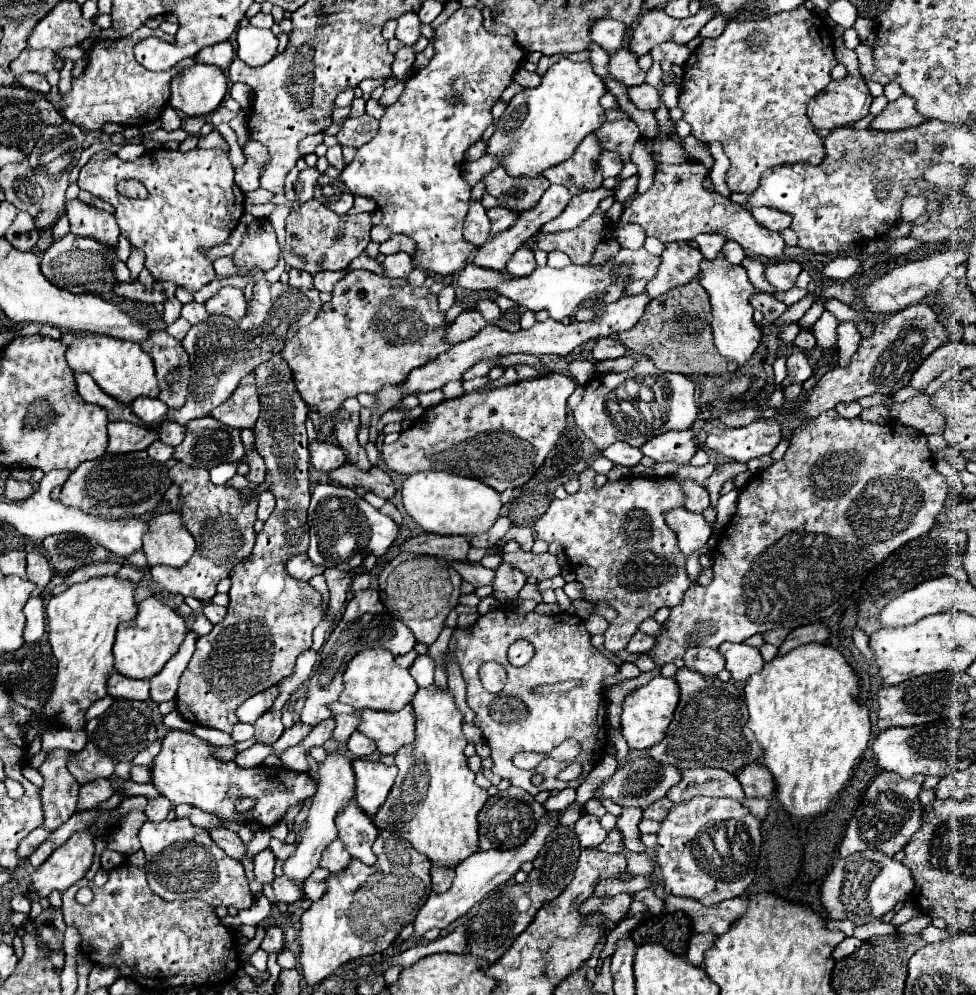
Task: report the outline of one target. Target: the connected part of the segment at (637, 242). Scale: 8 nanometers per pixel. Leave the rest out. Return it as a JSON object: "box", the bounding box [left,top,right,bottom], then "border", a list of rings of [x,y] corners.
{"box":[614,222,644,248],"border":[[[616,222],[616,236],[614,236],[620,246],[624,248],[642,248],[644,244],[644,230],[636,224],[622,224],[622,222]]]}

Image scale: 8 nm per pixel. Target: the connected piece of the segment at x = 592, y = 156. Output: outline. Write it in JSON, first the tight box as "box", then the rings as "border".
{"box":[544,134,602,196],"border":[[[588,134],[570,156],[544,172],[550,184],[564,184],[576,196],[584,190],[594,190],[600,186],[602,176],[596,170],[596,156],[600,156],[600,144],[594,134]]]}

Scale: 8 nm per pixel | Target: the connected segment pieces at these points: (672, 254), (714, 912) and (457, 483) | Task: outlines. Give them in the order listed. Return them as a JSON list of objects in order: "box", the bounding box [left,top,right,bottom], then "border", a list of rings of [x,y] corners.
[{"box":[646,242,702,300],"border":[[[666,242],[662,252],[662,264],[658,268],[658,274],[654,280],[648,282],[646,286],[646,296],[654,300],[656,296],[668,292],[670,288],[676,288],[680,284],[690,282],[702,262],[702,254],[696,248],[690,248],[686,242]]]},{"box":[652,882,748,936],"border":[[[654,882],[652,890],[656,892],[658,898],[664,900],[664,912],[670,914],[670,912],[682,910],[684,914],[688,914],[692,918],[692,926],[696,932],[714,932],[720,936],[720,934],[728,932],[730,926],[736,920],[740,920],[748,910],[746,900],[742,900],[742,898],[730,898],[720,904],[704,908],[700,902],[696,902],[692,898],[676,898],[672,894],[666,894],[660,882]]]},{"box":[402,472,502,536],"border":[[[416,472],[408,476],[402,484],[402,500],[406,512],[424,532],[444,536],[482,534],[496,522],[498,512],[502,508],[500,494],[494,488],[488,488],[486,484],[476,482],[472,478],[448,472]]]}]

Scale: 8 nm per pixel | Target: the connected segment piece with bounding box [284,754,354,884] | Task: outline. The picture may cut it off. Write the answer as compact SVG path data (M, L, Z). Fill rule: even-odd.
M330 754L322 764L320 764L320 784L318 790L312 798L312 806L310 806L310 816L302 828L302 836L296 844L296 850L284 860L284 876L290 880L306 880L314 868L318 868L318 860L322 850L338 836L336 826L334 826L334 818L338 816L338 812L352 800L354 796L354 772L352 772L352 764L346 756L342 754Z

